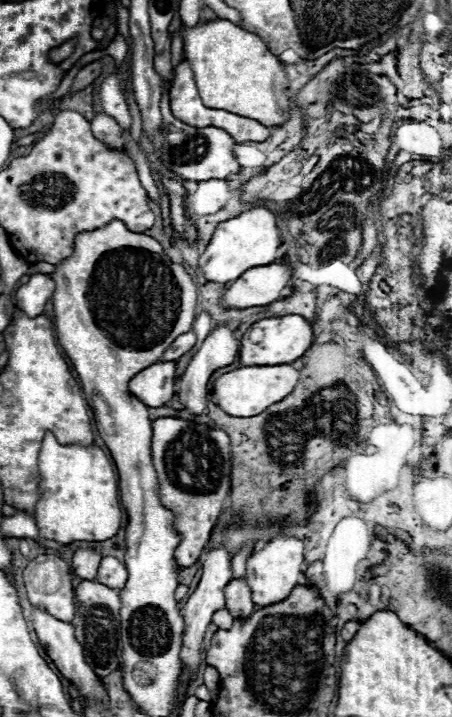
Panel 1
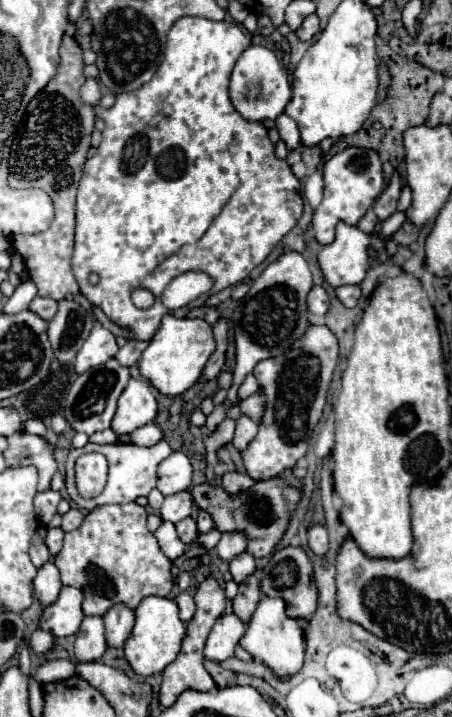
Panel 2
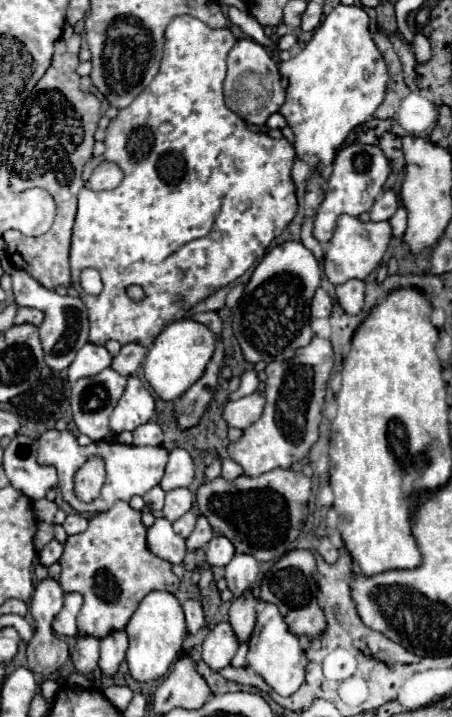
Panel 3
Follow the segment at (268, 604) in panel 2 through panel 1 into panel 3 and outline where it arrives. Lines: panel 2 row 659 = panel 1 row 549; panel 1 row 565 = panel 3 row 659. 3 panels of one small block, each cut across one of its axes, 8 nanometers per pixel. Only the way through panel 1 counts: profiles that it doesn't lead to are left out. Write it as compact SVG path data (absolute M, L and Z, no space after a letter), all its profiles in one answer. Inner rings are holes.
M268 602L260 604L258 620L248 642L248 666L252 666L280 696L290 696L304 682L302 660L304 654L300 650L298 636L288 630L288 624L284 622L284 616L280 614L278 606Z

